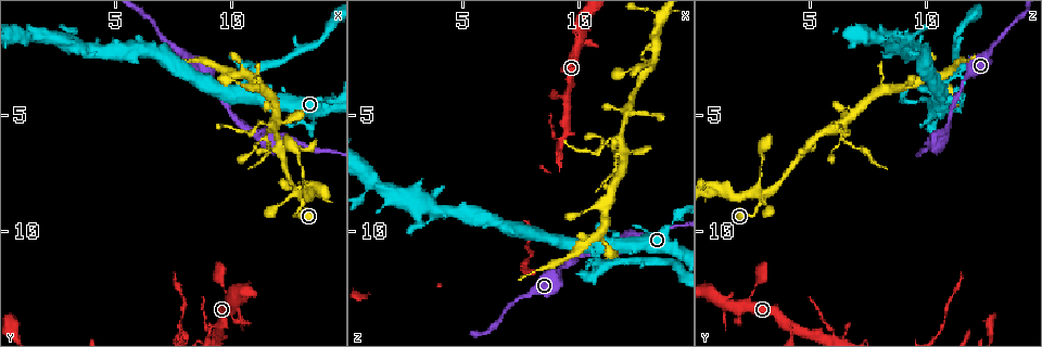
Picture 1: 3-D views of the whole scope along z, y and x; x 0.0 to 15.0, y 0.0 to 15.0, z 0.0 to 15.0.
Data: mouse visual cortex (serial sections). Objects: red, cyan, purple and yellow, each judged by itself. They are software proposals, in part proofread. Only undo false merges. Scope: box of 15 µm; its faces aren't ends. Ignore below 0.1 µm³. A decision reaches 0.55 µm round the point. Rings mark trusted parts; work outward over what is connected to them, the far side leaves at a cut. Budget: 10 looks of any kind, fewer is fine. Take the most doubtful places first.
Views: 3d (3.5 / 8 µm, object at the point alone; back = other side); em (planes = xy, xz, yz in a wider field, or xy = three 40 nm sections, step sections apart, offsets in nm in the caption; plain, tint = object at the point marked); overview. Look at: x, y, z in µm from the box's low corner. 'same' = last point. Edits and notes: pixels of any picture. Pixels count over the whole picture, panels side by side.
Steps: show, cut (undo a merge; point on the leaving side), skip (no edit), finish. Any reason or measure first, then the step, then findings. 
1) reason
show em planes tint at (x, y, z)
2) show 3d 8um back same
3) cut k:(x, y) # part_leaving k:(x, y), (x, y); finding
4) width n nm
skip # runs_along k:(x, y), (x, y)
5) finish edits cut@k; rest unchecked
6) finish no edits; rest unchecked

thick turns thin
show 3d 3.5um at (9.7, 12.3, 2.8)

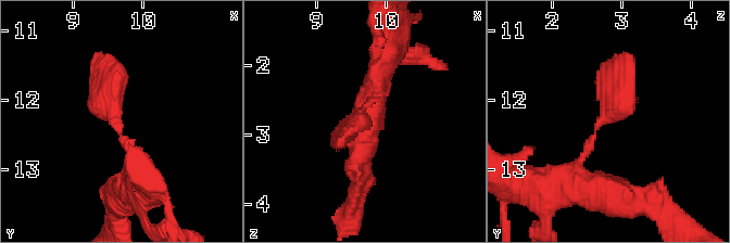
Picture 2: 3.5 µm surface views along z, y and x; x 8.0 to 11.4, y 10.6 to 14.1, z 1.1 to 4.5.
now the EM
show em xy step 1 tint at (9.65, 12.30, 2.70)

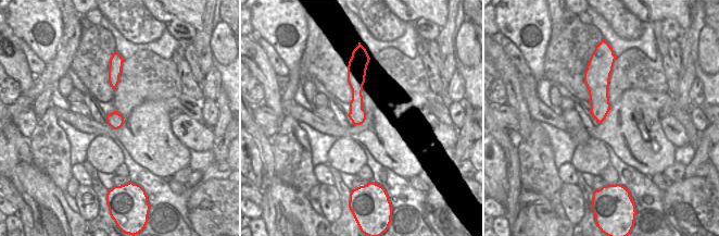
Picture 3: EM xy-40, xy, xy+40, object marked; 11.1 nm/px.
skip # runs_along 2:(129, 189), (133, 152), (99, 99), (96, 59); one cell here

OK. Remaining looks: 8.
show 3d 8um at (10.4, 3.8, 10.8)

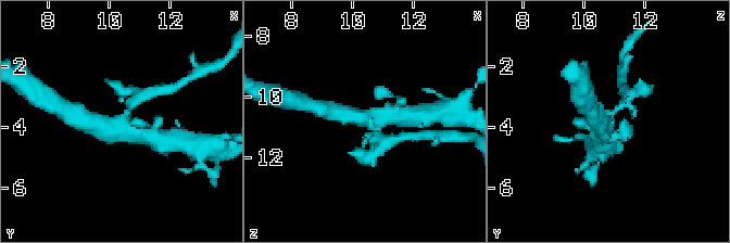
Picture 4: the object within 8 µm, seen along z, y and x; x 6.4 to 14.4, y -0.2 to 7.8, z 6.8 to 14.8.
now the EM
show em xy step 5 tint at (10.5, 3.7, 10.7)

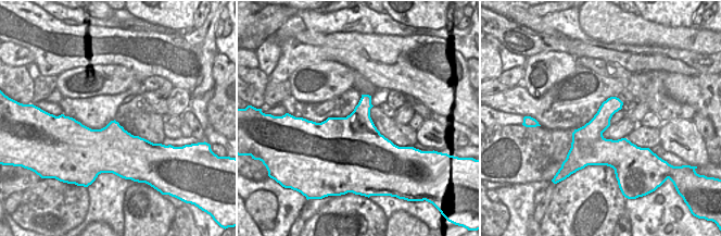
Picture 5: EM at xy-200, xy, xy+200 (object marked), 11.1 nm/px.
skip # runs_along 4:(153, 138), (93, 123); one cell here

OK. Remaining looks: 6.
branch point
show 3d 3.5um back at (11.9, 6.1, 10.6)

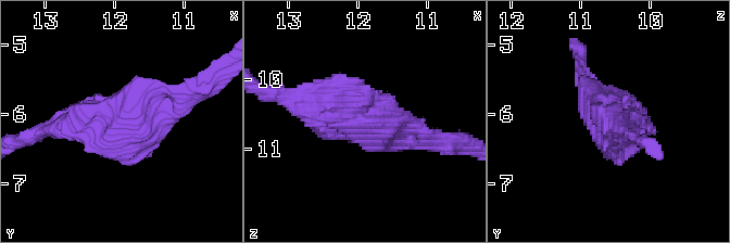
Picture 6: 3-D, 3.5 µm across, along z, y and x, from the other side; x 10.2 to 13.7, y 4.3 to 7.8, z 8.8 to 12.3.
show em xy step 2 tint at (11.80, 6.05, 10.70)

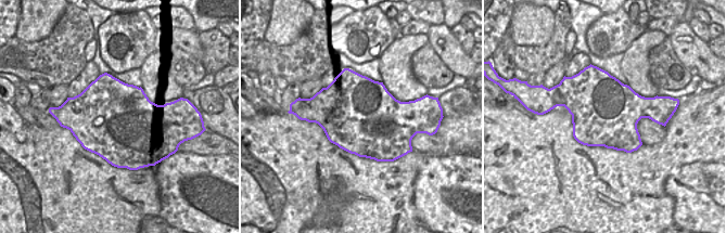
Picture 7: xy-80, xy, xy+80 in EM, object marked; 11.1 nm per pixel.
skip # runs_along 6:(419, 130), (323, 123), (289, 98); all the same cell

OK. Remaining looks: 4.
abrupt turn
show 3d 8um back at (13.1, 8.6, 2.9)

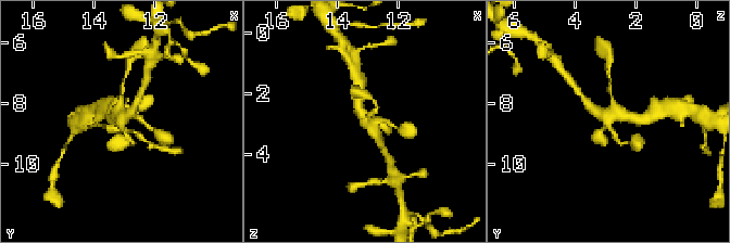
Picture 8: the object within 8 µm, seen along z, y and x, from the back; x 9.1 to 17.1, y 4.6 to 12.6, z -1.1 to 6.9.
closer look
show 3d 3.5um at (13.0, 8.5, 3.0)

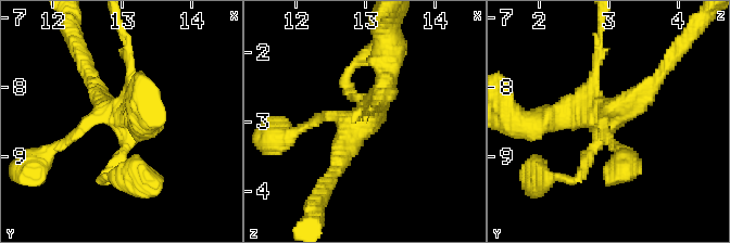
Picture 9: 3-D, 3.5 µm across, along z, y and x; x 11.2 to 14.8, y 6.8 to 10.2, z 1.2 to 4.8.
show em xy step 3 tint same

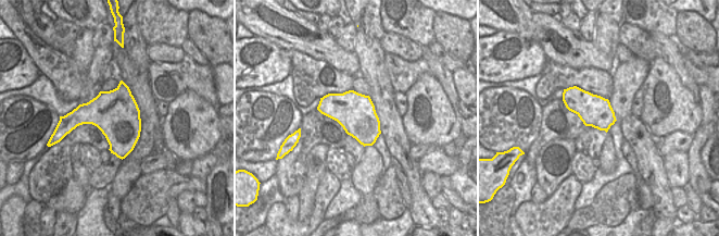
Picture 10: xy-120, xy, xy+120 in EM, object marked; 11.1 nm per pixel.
skip # runs_along 9:(576, 179), (606, 119), (654, 82); all the same cell

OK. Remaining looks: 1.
finish no edits; rest unchecked

